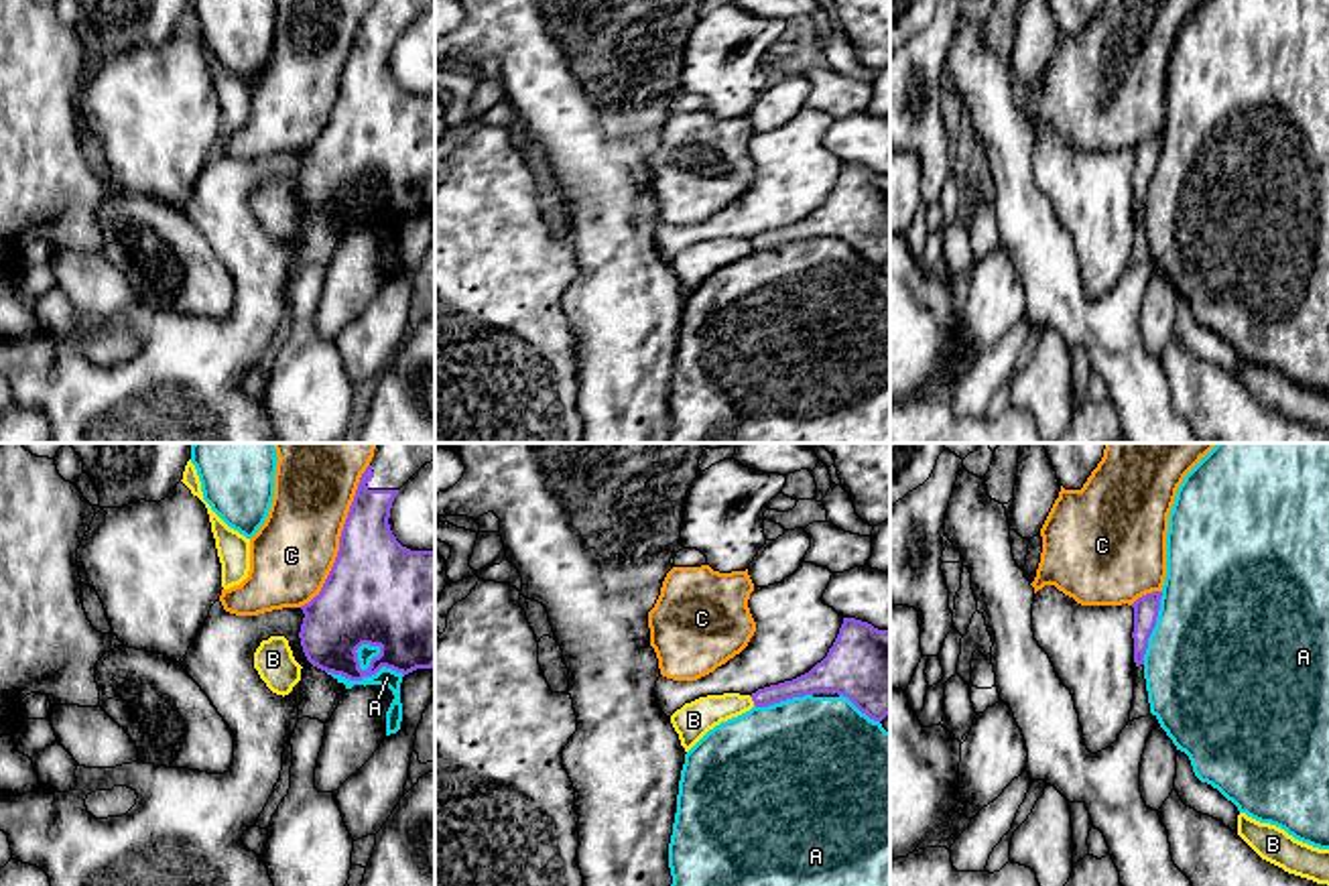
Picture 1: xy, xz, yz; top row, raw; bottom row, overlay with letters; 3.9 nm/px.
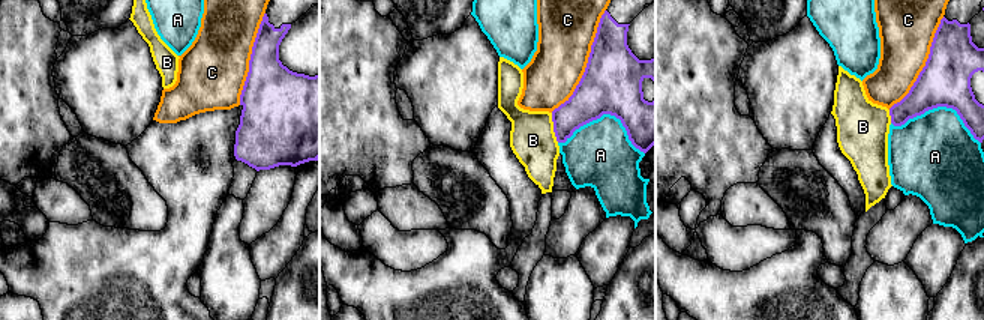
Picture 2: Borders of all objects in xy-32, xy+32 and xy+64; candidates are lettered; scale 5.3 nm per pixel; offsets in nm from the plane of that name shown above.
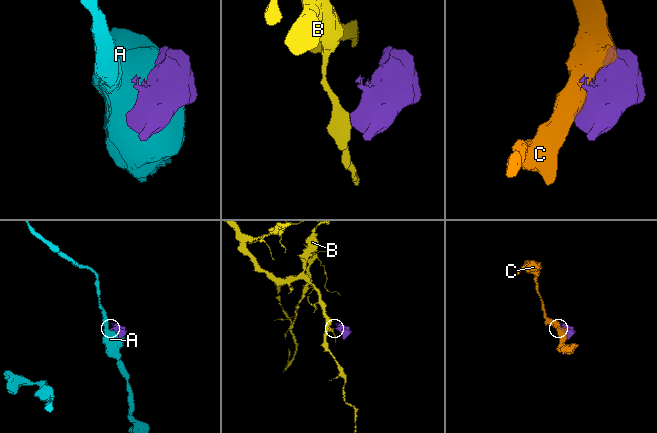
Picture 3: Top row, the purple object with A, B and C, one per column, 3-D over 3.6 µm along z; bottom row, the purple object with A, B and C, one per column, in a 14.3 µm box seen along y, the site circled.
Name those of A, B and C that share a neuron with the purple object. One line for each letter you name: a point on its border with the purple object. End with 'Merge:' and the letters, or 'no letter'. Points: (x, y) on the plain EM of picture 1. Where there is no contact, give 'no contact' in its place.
Merge: no letter

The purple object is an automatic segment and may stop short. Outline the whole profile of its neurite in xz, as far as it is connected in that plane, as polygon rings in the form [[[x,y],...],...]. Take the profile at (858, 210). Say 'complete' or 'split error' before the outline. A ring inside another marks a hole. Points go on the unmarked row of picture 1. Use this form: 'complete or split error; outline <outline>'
complete; outline [[[843,163],[827,201],[809,217],[752,238],[756,252],[768,252],[793,242],[837,238],[862,258],[882,266],[890,258],[890,175]]]

